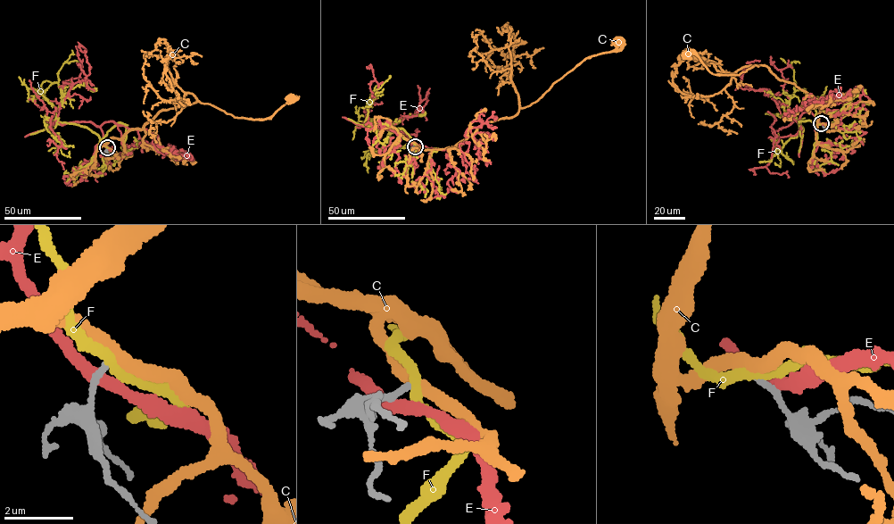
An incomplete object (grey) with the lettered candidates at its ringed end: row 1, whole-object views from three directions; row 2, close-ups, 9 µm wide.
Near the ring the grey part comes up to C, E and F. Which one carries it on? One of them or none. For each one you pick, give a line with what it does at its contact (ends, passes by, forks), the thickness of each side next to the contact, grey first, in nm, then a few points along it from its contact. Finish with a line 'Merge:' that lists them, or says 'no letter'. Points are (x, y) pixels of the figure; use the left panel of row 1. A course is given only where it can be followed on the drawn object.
Merge: no letter

